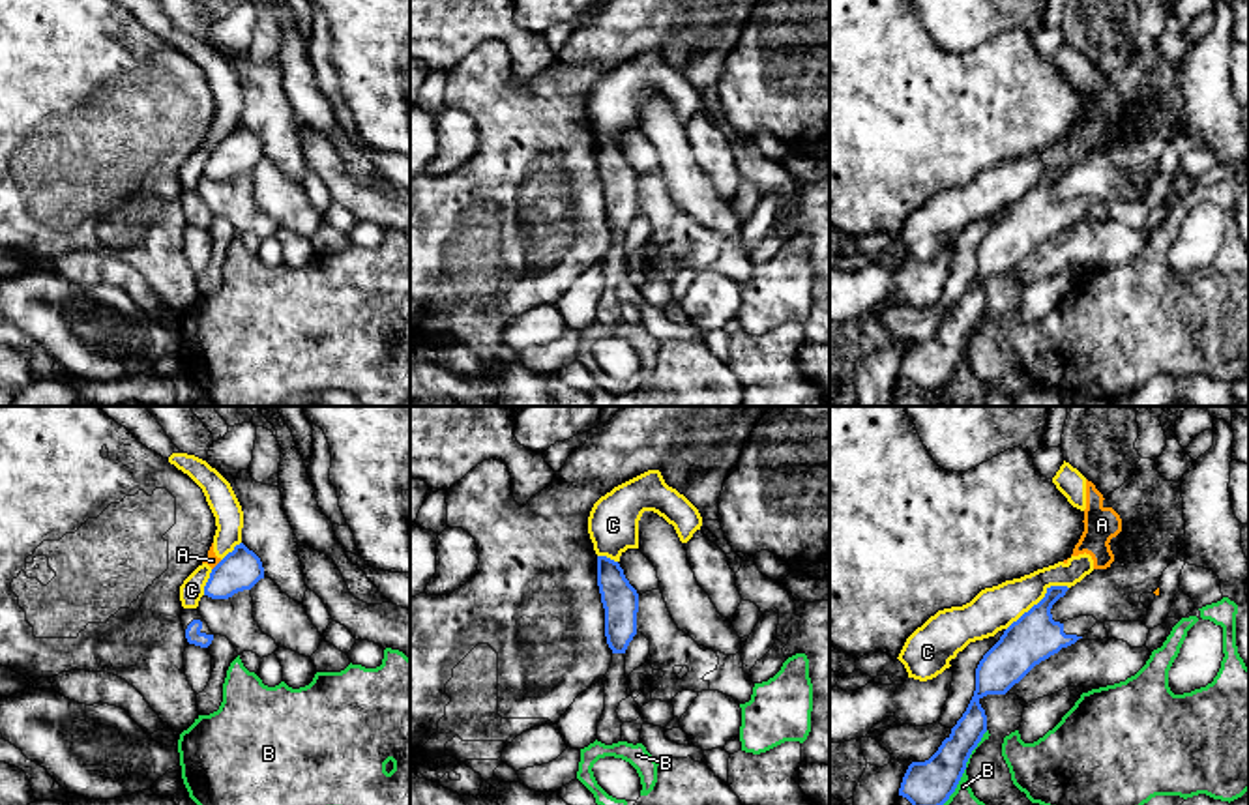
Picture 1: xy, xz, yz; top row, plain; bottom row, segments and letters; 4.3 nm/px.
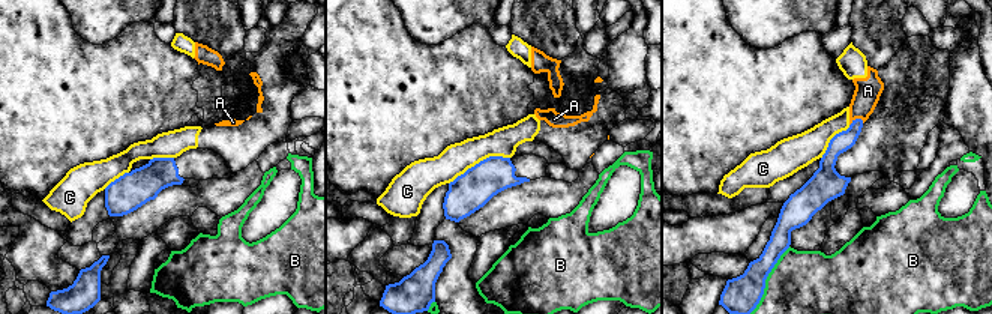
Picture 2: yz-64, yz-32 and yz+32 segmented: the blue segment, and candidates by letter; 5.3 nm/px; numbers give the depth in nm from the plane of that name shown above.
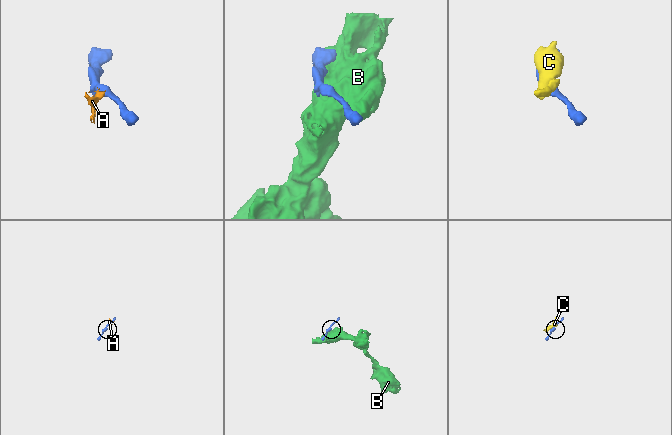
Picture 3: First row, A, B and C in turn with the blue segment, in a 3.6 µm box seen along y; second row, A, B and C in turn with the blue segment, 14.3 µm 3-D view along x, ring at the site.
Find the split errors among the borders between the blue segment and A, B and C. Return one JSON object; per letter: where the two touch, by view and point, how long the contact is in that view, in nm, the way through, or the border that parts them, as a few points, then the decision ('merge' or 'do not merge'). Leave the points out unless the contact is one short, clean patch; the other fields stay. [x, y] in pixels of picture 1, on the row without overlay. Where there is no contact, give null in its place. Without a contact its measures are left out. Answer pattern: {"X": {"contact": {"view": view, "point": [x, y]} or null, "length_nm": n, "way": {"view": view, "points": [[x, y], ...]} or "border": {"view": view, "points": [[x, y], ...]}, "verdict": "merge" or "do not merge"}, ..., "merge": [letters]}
{"A": {"contact": {"view": "xy", "point": [216, 146]}, "length_nm": 60, "border": {"view": "xy", "points": [[221, 141], [212, 150]]}, "verdict": "do not merge"}, "B": {"contact": {"view": "yz", "point": [965, 349]}, "length_nm": 400, "verdict": "do not merge"}, "C": {"contact": {"view": "yz", "point": [1040, 182]}, "length_nm": 320, "verdict": "do not merge"}, "merge": []}

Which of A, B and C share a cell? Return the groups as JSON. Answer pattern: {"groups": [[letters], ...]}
{"groups": [["A", "C"], ["B"]]}

